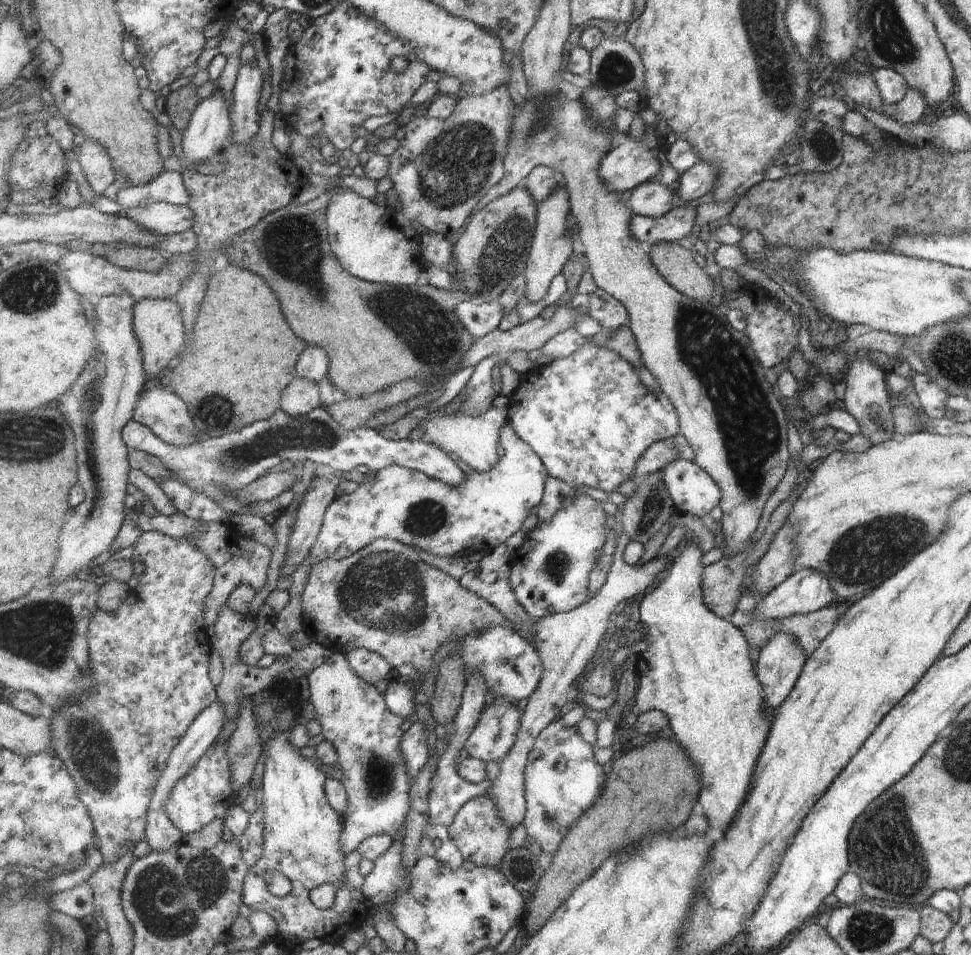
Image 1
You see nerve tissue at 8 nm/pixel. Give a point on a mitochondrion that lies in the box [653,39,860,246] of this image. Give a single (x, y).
(819, 146)

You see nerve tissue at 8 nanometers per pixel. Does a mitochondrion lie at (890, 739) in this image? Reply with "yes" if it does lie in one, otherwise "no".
no

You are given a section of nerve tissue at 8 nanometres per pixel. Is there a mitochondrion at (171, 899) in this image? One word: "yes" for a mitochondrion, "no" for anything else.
yes

